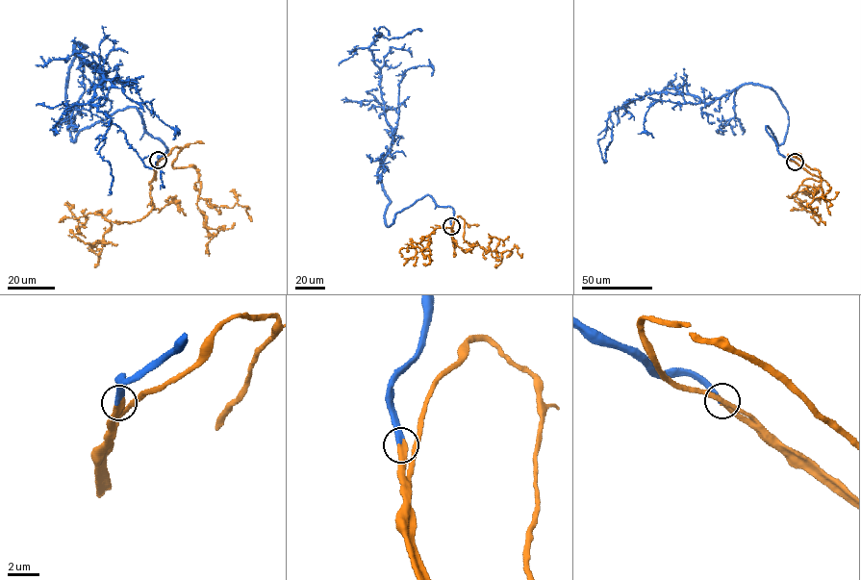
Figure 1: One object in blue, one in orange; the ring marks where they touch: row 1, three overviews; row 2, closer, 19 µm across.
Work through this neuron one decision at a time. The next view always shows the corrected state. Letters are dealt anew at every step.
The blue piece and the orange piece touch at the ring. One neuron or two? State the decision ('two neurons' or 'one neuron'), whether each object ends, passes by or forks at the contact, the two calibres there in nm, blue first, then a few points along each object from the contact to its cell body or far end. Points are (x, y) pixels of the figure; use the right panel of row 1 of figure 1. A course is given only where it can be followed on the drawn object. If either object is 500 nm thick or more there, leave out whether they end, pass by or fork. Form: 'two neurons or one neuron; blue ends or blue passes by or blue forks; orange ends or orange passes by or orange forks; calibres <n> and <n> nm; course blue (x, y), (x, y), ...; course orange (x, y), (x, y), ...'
one neuron; blue ends; orange ends; calibres 320 and 400 nm; course blue (795, 162), (766, 127), (781, 144), (777, 94), (746, 84), (611, 111), (606, 162); course orange (795, 162), (822, 178), (805, 179), (789, 197), (799, 200), (813, 214), (811, 216), (819, 214)

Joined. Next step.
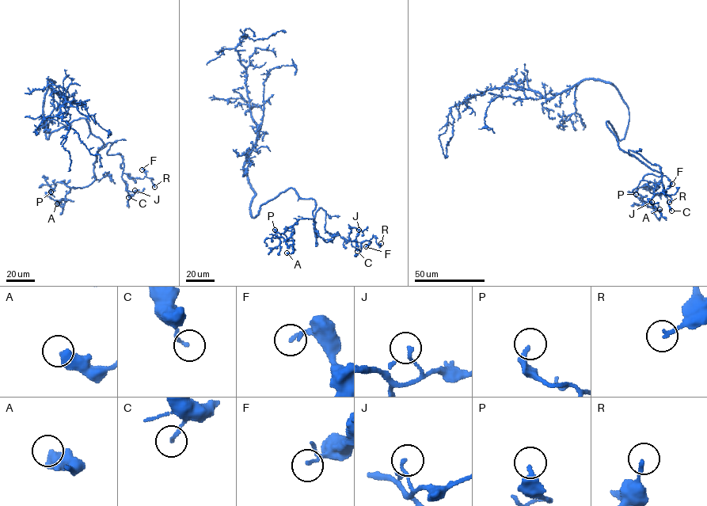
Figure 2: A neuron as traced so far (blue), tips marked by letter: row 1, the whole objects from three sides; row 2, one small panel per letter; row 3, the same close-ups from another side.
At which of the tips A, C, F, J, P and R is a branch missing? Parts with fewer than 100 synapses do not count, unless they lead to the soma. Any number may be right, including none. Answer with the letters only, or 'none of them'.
none of them

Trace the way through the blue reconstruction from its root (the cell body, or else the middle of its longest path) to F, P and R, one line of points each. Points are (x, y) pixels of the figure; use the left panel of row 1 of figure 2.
F: (43, 108), (47, 138), (84, 118), (123, 173), (142, 179), (142, 169)
P: (43, 108), (47, 138), (84, 118), (104, 143), (92, 183), (70, 187), (58, 200), (48, 195), (51, 192)
R: (43, 108), (47, 138), (84, 118), (99, 150), (112, 142), (123, 172), (154, 187)

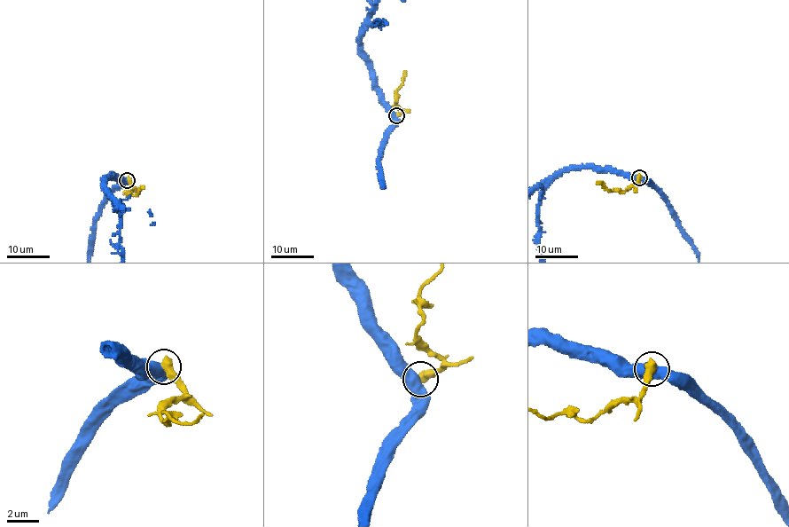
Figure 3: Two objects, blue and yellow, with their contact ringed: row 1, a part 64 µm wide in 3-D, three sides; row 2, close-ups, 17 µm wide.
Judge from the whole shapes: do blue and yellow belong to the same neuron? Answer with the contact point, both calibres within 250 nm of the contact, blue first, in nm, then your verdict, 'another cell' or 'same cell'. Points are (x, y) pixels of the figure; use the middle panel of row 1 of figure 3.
at (396, 115); 550 nm thick on the blue side, 600 nm on the other; another cell

